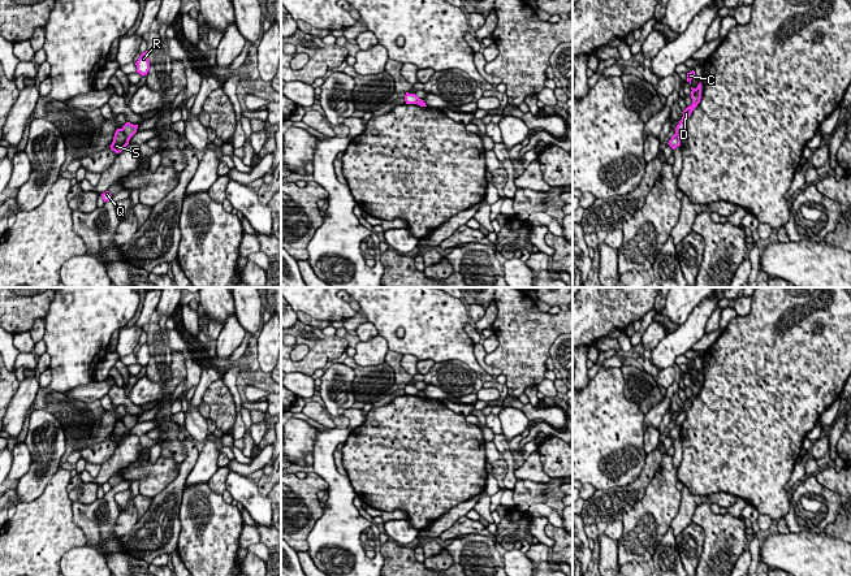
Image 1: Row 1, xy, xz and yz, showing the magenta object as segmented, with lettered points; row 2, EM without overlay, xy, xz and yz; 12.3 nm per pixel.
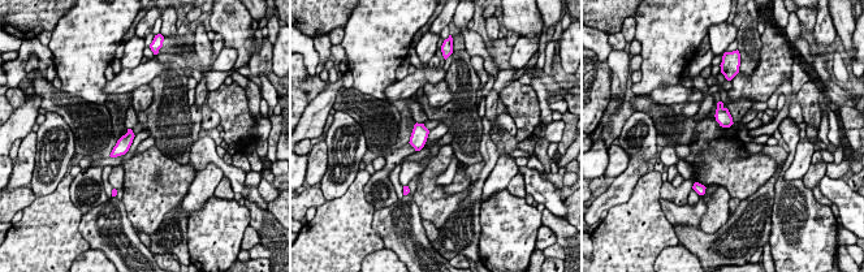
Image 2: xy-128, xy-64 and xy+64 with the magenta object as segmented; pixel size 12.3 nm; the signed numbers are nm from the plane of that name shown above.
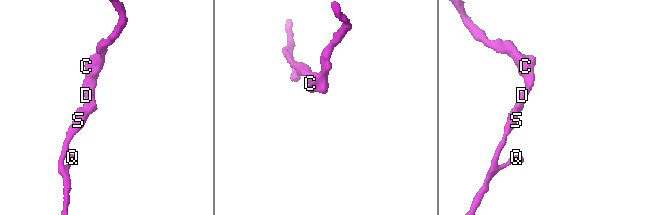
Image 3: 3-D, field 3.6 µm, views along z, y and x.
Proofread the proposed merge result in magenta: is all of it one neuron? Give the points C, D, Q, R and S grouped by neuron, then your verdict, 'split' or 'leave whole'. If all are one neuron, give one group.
C D R / Q S; split

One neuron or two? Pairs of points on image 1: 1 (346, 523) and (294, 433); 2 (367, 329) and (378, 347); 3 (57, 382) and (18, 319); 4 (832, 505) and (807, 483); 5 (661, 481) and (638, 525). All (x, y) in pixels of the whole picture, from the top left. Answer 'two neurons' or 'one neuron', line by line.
1: two neurons
2: two neurons
3: two neurons
4: one neuron
5: one neuron

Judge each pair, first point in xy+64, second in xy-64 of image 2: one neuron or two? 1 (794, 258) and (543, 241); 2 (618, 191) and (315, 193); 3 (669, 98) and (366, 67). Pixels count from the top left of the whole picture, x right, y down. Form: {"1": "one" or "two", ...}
{"1": "two", "2": "two", "3": "two"}

